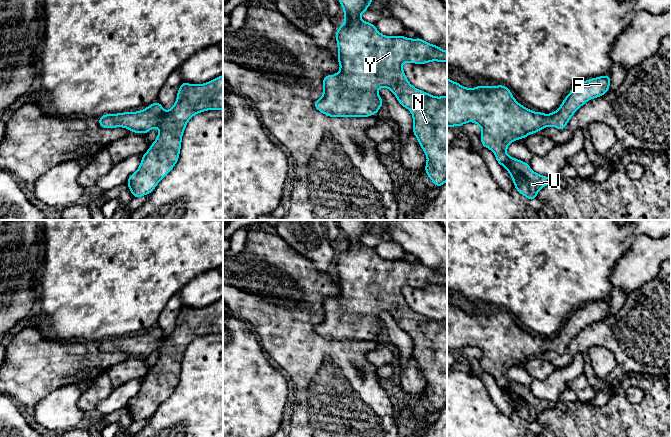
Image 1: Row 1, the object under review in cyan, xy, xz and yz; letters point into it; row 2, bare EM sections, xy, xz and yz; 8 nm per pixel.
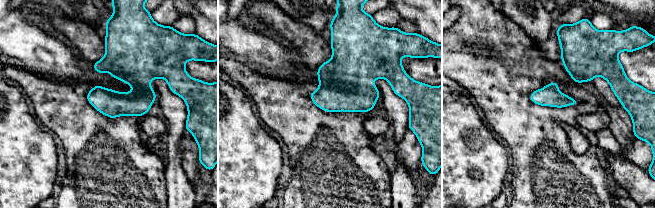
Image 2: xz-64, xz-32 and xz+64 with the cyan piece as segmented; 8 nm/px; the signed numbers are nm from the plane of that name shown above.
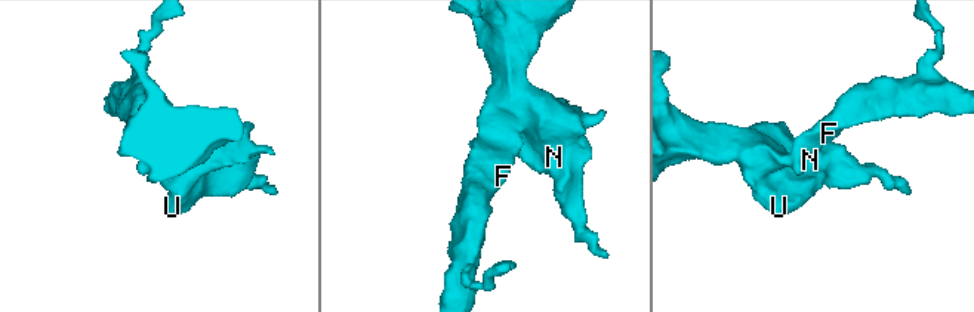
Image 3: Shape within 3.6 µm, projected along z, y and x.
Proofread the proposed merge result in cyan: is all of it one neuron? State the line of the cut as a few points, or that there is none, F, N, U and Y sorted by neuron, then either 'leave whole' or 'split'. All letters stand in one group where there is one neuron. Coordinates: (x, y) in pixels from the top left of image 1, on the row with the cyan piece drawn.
no cut; F N U Y; leave whole

